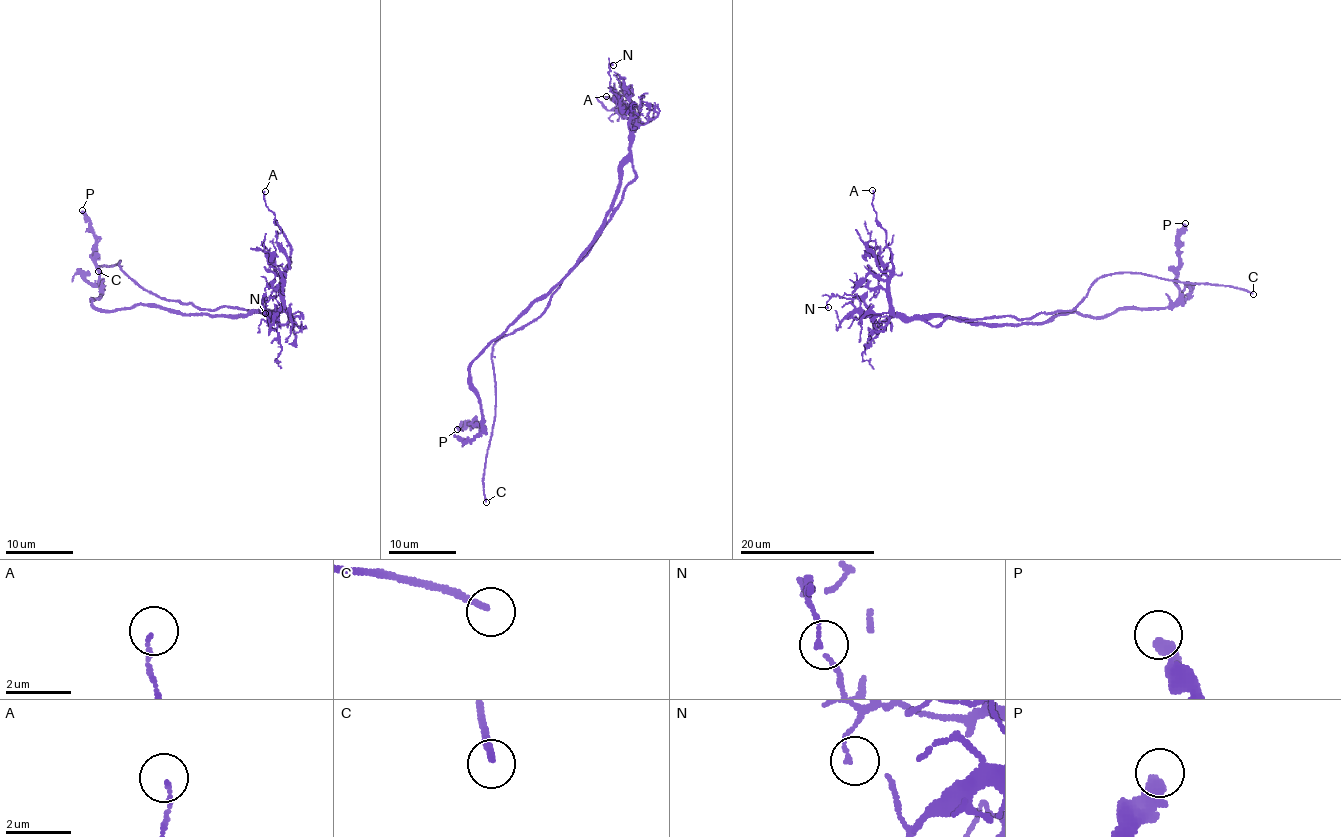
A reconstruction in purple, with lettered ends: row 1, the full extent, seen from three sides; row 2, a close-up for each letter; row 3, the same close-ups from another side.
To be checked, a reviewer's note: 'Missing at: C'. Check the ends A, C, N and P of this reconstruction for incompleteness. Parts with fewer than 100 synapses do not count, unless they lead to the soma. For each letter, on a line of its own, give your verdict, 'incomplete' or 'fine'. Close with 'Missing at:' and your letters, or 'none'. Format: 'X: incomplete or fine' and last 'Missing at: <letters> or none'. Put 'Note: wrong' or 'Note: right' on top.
Note: right
A: fine
C: incomplete
N: fine
P: fine
Missing at: C

